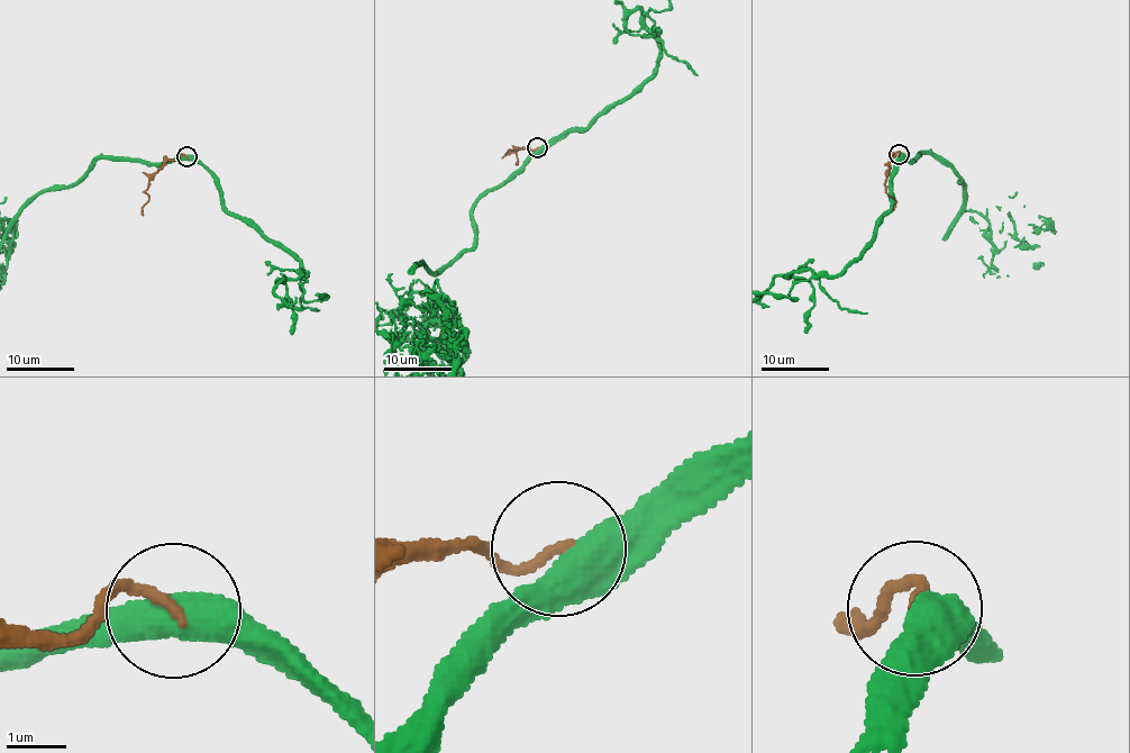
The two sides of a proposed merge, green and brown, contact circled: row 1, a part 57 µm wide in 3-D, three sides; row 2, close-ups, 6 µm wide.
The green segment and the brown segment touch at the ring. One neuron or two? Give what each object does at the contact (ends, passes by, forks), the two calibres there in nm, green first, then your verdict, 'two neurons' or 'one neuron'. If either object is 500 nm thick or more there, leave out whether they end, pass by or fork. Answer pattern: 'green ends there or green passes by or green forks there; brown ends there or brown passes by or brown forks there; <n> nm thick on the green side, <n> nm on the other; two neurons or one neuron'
550 nm thick on the green side, 160 nm on the other; two neurons

